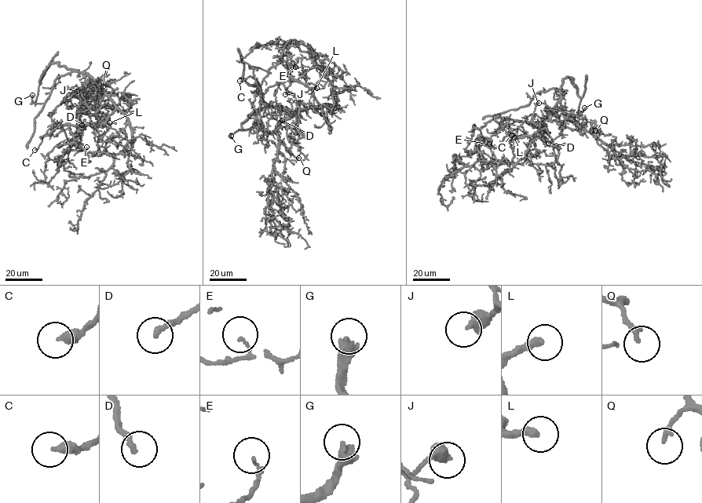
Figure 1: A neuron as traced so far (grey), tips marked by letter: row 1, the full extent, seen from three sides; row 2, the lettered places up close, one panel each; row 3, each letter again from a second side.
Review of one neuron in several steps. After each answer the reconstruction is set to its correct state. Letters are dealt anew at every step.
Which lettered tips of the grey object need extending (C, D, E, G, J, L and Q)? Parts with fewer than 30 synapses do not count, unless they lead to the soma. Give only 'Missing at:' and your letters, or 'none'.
Missing at: D, G, L

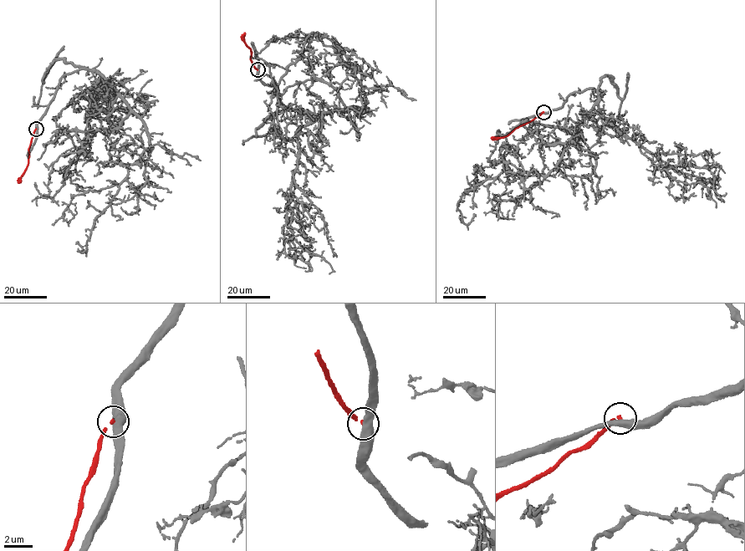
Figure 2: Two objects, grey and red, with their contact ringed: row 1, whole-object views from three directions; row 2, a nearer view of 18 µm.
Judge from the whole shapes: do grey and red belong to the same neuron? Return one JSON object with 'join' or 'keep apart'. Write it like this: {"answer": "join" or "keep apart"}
{"answer": "keep apart"}

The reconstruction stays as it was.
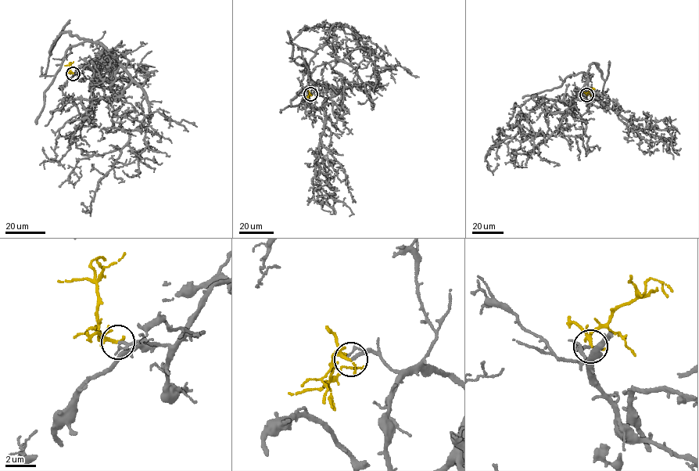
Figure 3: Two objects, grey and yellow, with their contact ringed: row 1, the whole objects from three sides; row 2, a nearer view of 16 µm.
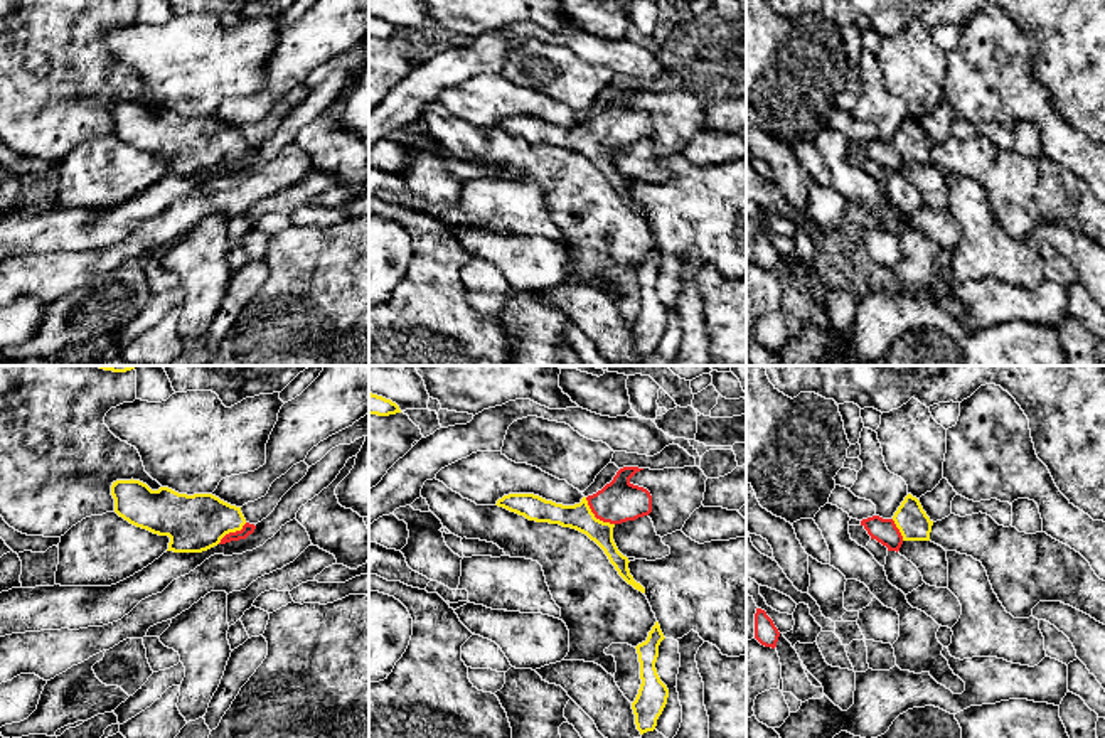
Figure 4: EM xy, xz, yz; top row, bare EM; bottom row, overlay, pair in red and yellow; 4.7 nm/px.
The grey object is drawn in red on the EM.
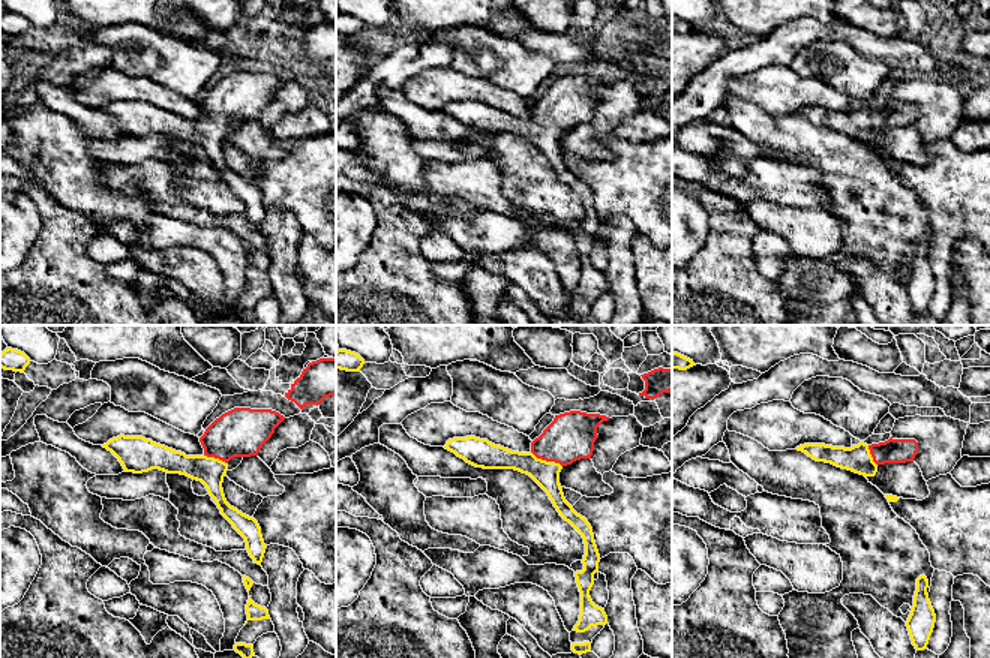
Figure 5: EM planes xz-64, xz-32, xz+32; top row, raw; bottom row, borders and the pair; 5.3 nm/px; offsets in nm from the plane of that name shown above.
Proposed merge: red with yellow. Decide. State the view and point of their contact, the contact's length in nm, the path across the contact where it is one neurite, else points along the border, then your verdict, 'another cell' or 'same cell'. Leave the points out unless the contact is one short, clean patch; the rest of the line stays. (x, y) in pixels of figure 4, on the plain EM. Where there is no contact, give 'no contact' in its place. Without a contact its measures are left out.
xz (595, 139) | 190 nm | across xz (619, 123), (595, 139), (578, 139) | same cell

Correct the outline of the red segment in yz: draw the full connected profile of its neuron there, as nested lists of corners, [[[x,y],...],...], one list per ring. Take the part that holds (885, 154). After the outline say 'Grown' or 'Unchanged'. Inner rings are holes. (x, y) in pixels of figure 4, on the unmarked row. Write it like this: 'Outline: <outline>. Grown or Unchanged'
Outline: [[[908,116],[891,142],[873,138],[861,143],[871,162],[888,174],[899,174],[905,163],[930,163],[933,143],[923,133],[920,123]]]. Grown

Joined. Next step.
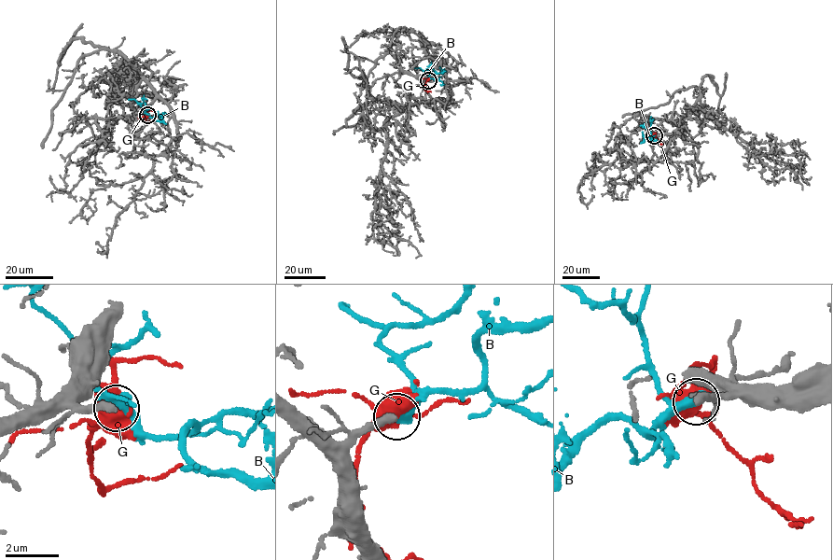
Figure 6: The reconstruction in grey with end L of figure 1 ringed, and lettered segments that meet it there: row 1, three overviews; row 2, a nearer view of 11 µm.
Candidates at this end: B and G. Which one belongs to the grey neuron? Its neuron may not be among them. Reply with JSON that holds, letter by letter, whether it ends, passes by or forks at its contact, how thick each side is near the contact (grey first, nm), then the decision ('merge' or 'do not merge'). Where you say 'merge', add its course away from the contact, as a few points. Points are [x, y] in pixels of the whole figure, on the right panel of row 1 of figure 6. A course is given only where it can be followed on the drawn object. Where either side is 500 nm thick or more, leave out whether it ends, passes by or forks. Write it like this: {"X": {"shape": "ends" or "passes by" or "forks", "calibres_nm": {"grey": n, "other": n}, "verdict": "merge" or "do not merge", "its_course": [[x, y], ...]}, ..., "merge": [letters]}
{"B": {"shape": "ends", "calibres_nm": {"grey": 320, "other": 440}, "verdict": "merge", "its_course": [[654, 135], [644, 141], [642, 132]]}, "G": {"calibres_nm": {"grey": 360, "other": 550}, "verdict": "do not merge"}, "merge": ["B"]}

